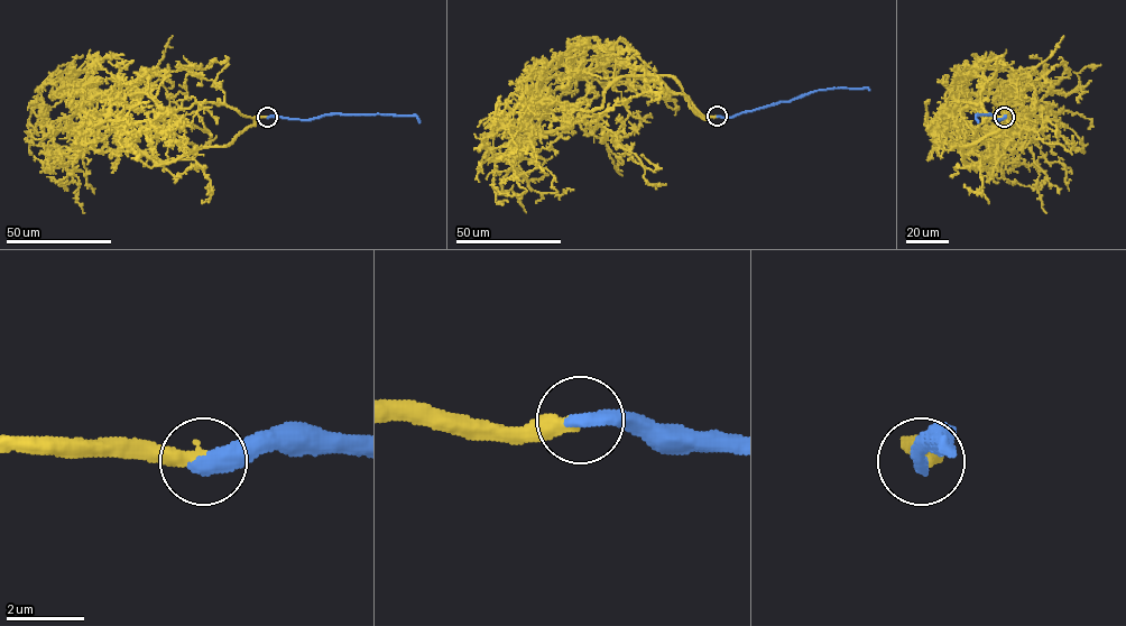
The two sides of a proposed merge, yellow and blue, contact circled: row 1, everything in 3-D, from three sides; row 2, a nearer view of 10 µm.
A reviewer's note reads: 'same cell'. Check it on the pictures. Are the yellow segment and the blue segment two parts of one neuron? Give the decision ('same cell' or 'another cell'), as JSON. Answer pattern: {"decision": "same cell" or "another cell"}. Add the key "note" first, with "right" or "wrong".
{"note": "right", "decision": "same cell"}

